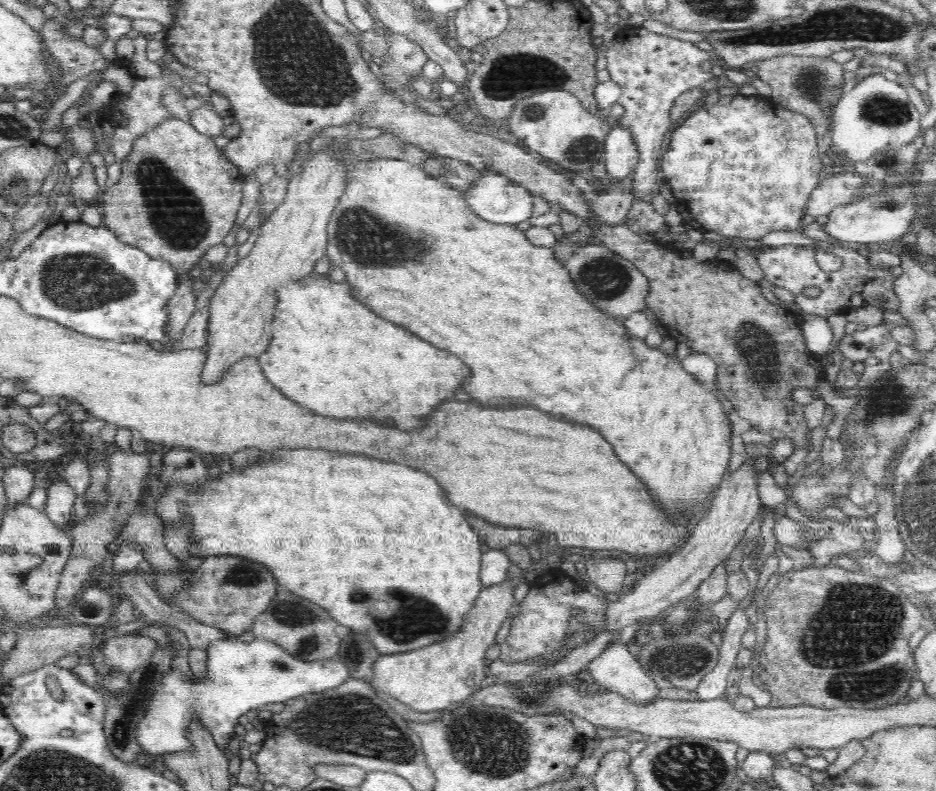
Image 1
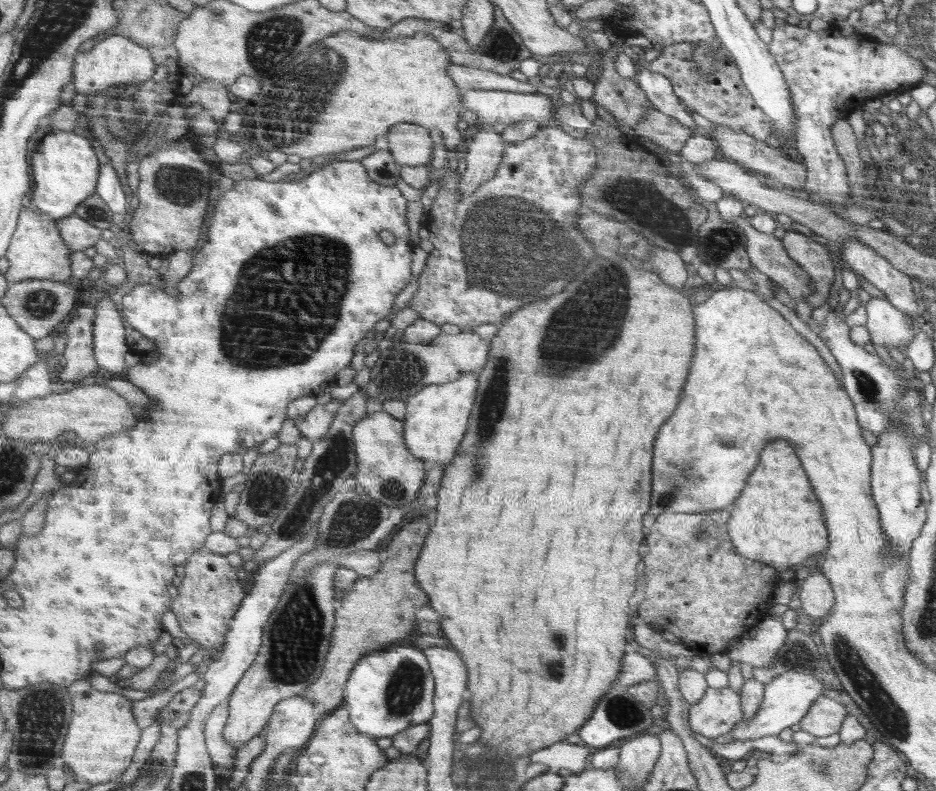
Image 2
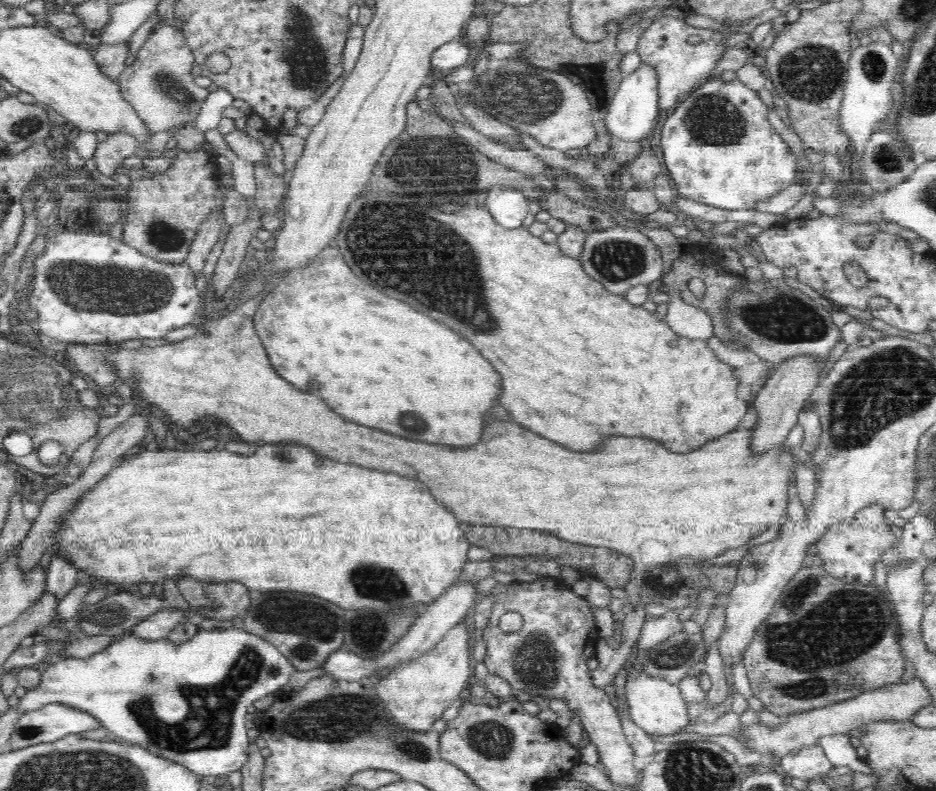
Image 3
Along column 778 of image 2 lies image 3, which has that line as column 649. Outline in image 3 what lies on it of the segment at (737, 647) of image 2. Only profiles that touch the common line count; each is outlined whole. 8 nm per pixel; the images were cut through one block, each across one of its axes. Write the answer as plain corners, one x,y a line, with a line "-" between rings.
670,609
660,617
648,616
636,641
638,650
646,654
649,648
666,640
670,635
679,633
683,628
684,623
676,609

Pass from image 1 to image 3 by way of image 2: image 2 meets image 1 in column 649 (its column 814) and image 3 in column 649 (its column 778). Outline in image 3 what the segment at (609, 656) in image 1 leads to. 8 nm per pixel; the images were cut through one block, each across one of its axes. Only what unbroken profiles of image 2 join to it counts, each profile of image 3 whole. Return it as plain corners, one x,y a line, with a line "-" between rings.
630,669
626,675
625,690
629,717
650,736
673,736
690,724
686,701
678,685

